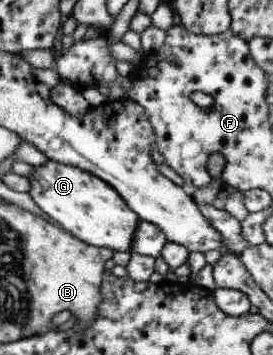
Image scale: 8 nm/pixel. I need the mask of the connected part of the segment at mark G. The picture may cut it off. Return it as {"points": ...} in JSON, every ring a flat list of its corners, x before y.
{"points":[[50,159,35,166,34,172,27,177,30,178,28,194,36,206,60,223,68,234,90,246,132,253,129,247,140,219,105,180,74,165]]}

